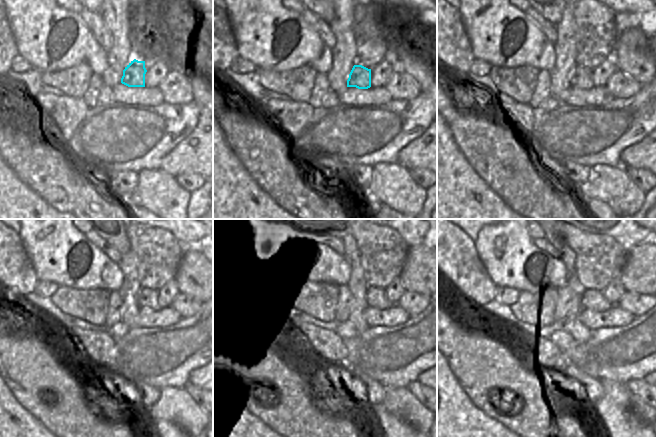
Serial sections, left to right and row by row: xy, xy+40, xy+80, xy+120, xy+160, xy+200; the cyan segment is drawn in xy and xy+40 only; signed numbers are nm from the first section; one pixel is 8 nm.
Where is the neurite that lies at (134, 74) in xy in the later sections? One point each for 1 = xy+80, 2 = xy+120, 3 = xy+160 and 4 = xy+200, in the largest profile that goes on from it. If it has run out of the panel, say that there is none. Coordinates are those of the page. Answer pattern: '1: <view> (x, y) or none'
1: xy+80 (583, 78)
2: xy+120 (147, 297)
3: xy+160 (374, 297)
4: xy+200 (593, 299)

